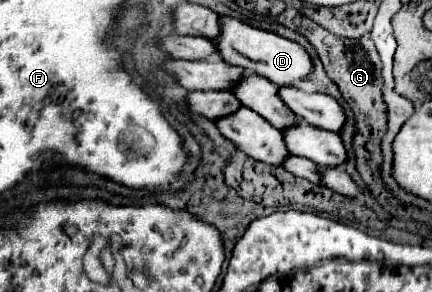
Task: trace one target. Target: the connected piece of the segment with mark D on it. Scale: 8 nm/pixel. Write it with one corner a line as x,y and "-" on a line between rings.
227,16
221,20
221,38
217,50
225,58
225,62
231,62
233,66
245,66
247,70
269,78
277,86
293,86
313,72
313,60
301,44

